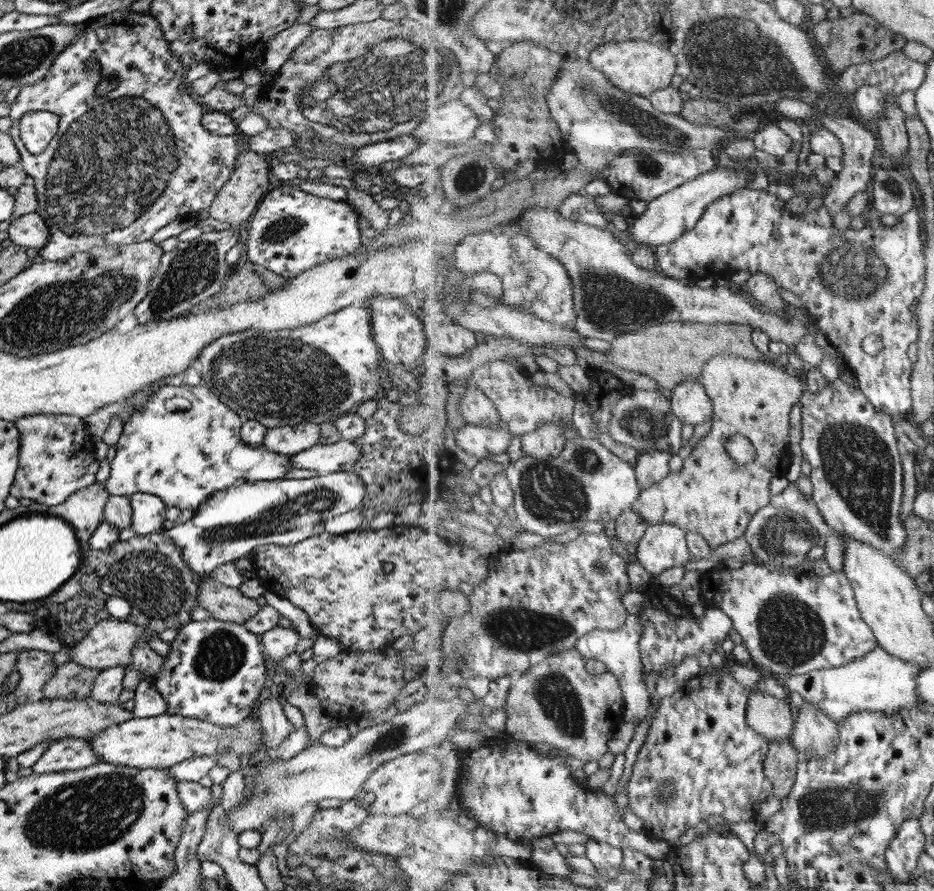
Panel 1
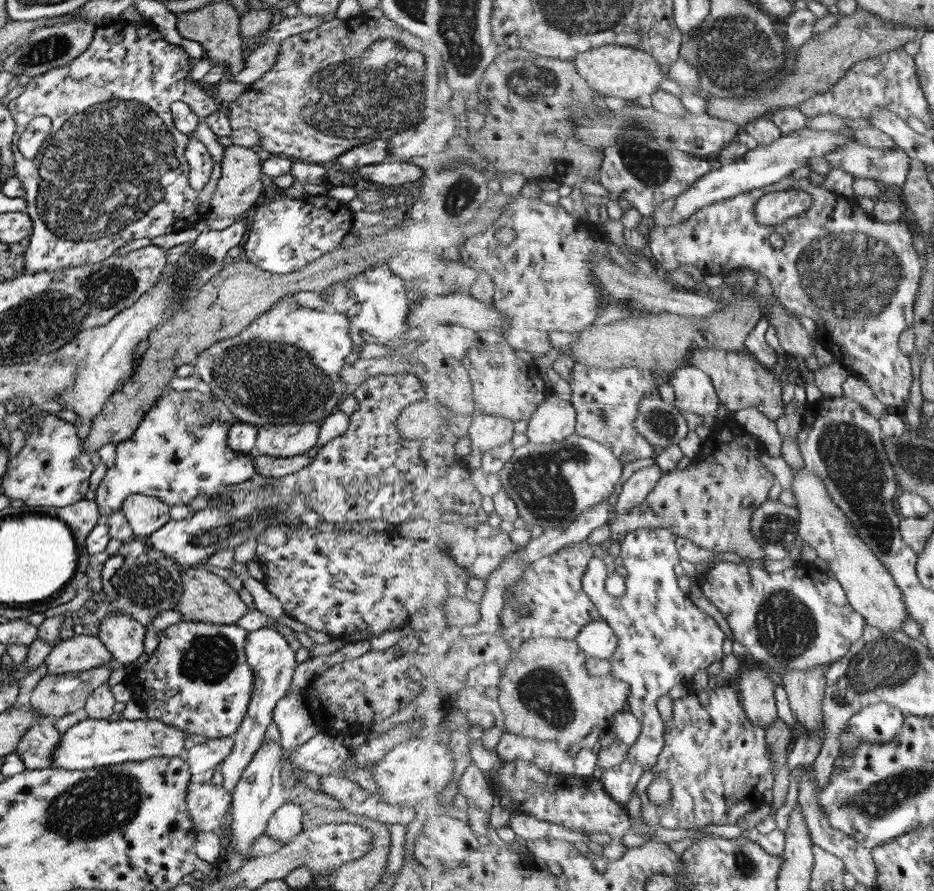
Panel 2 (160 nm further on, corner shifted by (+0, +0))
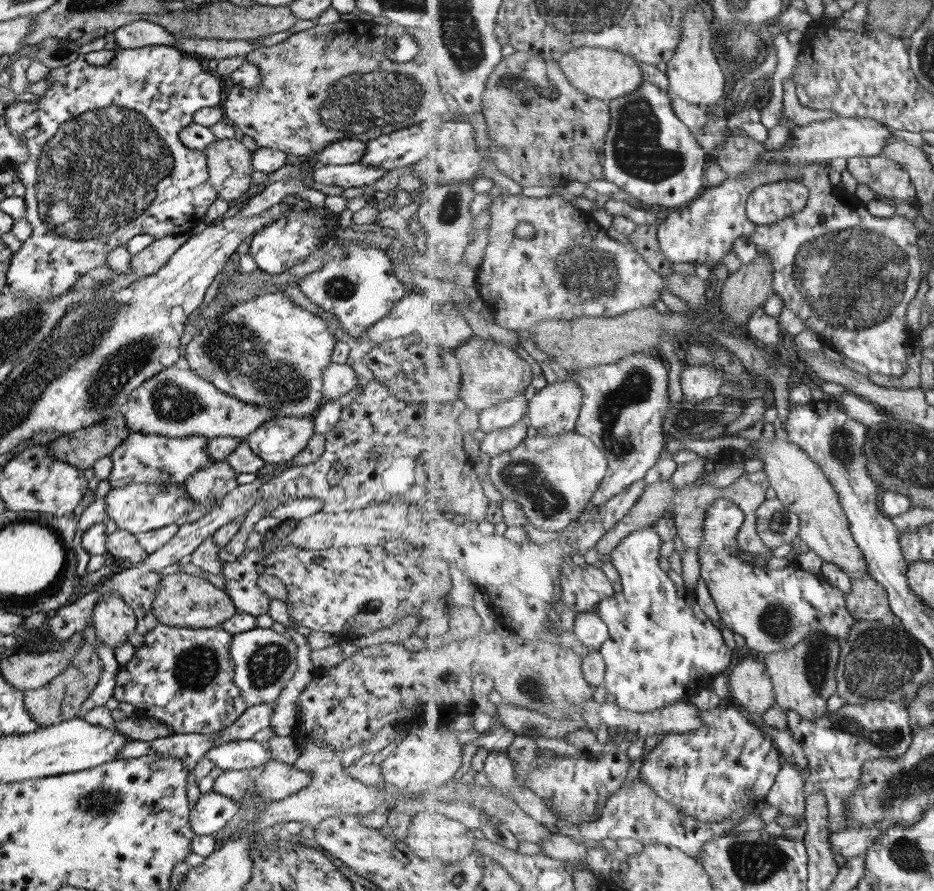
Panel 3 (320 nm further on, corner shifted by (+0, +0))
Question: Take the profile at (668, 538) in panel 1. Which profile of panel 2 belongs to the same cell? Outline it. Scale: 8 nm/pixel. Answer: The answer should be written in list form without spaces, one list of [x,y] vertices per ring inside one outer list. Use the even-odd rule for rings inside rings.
[[[641,528],[639,530],[635,530],[634,532],[629,533],[624,539],[620,541],[620,557],[622,558],[622,564],[624,568],[628,571],[628,575],[625,577],[626,591],[622,597],[612,597],[608,593],[606,593],[604,589],[604,580],[608,575],[608,570],[605,562],[600,558],[591,558],[589,560],[589,570],[585,572],[585,576],[583,576],[583,590],[585,590],[585,594],[593,600],[593,604],[597,606],[597,610],[599,610],[599,614],[601,614],[601,619],[609,626],[612,626],[612,629],[617,633],[619,644],[617,650],[613,653],[613,656],[610,656],[610,663],[612,664],[612,674],[611,676],[623,680],[626,684],[630,685],[630,699],[629,707],[634,716],[637,716],[637,719],[641,722],[643,726],[642,734],[635,742],[635,745],[631,746],[628,751],[627,757],[625,760],[619,764],[618,766],[613,766],[608,771],[604,771],[601,776],[601,781],[606,788],[606,791],[610,793],[610,795],[618,800],[621,804],[625,805],[629,800],[631,800],[631,794],[635,793],[635,790],[638,786],[638,782],[641,780],[643,773],[647,771],[651,771],[657,766],[659,761],[659,756],[663,751],[663,748],[666,744],[666,738],[664,736],[663,730],[663,720],[661,720],[661,716],[659,716],[659,710],[657,710],[657,702],[659,702],[659,698],[663,698],[663,696],[667,696],[669,694],[669,690],[671,688],[675,688],[678,684],[683,685],[685,680],[692,680],[695,674],[699,674],[699,672],[705,672],[713,662],[717,662],[723,660],[725,658],[725,652],[723,652],[723,644],[725,644],[725,632],[719,628],[719,623],[714,617],[707,615],[707,612],[703,612],[703,608],[699,608],[699,604],[695,604],[695,600],[691,600],[691,596],[687,592],[683,592],[683,588],[679,588],[677,586],[677,574],[675,574],[675,566],[679,564],[679,552],[677,552],[677,544],[675,544],[675,540],[677,540],[678,535],[675,534],[672,530],[666,528],[657,528],[657,529],[647,529]]]

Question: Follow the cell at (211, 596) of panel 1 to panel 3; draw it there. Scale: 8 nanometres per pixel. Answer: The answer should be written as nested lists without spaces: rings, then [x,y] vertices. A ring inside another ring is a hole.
[[[180,572],[161,576],[151,608],[158,624],[193,629],[217,627],[236,613],[225,591],[205,581],[198,574],[193,576]]]

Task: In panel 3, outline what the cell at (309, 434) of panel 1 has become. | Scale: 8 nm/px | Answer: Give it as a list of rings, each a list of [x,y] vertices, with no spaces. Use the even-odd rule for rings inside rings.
[[[272,417],[243,440],[255,456],[267,464],[290,460],[301,452],[314,433],[312,421],[304,417]]]

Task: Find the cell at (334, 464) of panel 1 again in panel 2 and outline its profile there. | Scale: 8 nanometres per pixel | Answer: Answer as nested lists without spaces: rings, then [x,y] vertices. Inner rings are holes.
[[[255,450],[249,451],[248,455],[252,456],[254,473],[264,477],[282,477],[285,474],[297,472],[314,459],[314,457],[307,458],[304,454],[289,458],[275,458],[259,455]]]

